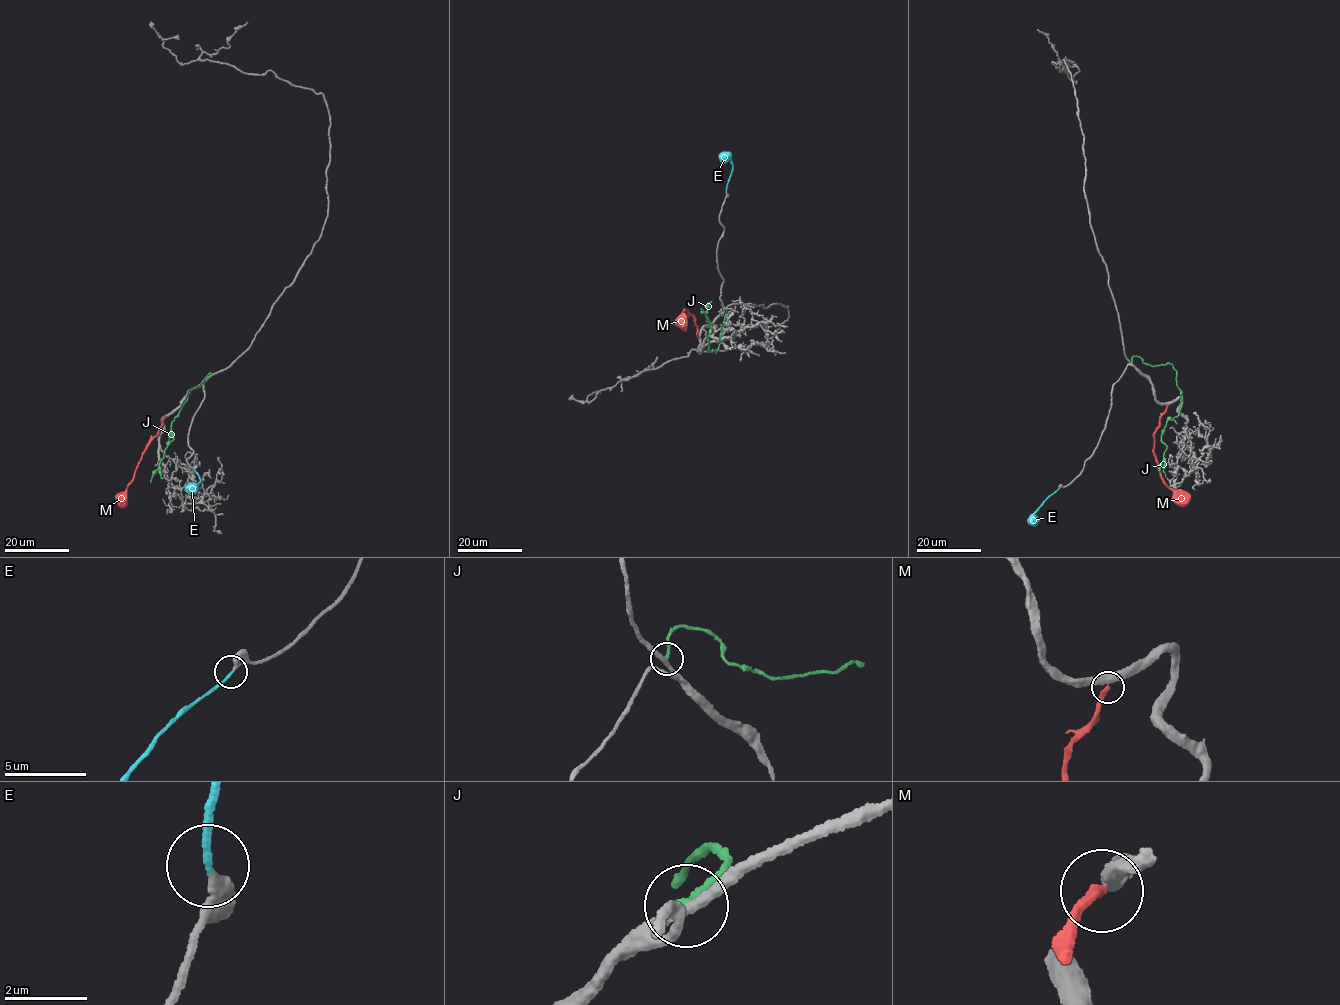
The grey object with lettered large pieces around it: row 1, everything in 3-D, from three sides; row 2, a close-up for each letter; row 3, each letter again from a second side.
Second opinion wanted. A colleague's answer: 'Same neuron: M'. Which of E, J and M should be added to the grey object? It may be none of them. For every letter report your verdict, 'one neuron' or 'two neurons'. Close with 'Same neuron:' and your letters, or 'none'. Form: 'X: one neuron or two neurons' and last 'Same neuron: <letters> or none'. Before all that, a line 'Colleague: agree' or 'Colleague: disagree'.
Colleague: disagree
E: one neuron
J: two neurons
M: two neurons
Same neuron: E

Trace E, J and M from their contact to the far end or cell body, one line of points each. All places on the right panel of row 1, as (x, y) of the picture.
E: (1058, 488), (1034, 515), (1032, 526)
J: (1132, 362), (1134, 356), (1151, 366), (1170, 363), (1176, 372), (1181, 409), (1161, 440), (1166, 477)
M: (1168, 404), (1154, 434), (1153, 450), (1160, 476), (1188, 503)

